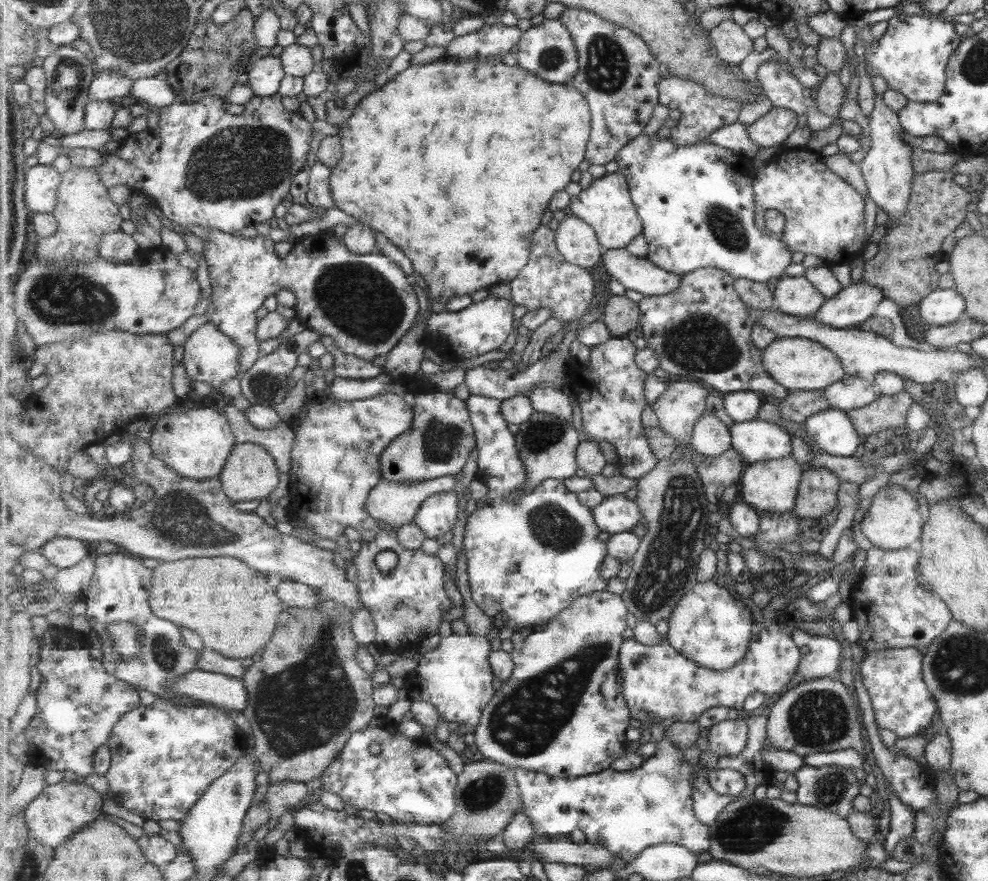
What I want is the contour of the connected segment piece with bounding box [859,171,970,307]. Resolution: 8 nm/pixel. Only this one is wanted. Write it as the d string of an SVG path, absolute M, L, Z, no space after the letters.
M930 171L924 174L914 174L911 181L911 193L907 201L907 211L896 220L887 220L886 233L878 240L874 257L865 261L863 276L859 282L865 285L874 285L881 289L882 298L889 298L899 307L910 304L918 305L924 296L932 290L938 289L939 274L935 271L934 264L938 259L945 258L941 248L943 238L951 234L963 219L970 202L967 190L957 186L952 180L952 174L944 171Z

